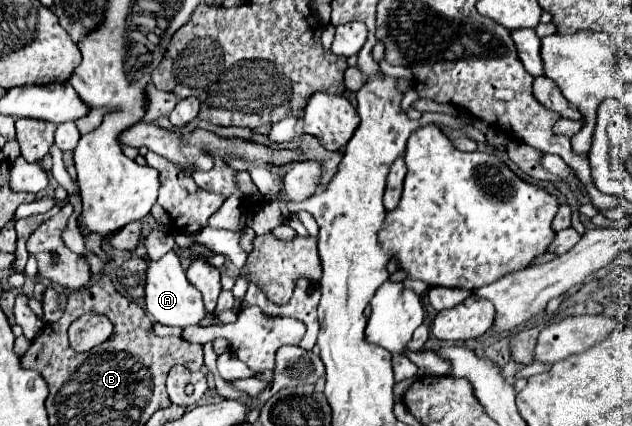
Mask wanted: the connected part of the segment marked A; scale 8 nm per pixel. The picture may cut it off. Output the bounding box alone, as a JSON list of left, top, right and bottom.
[144,251,208,327]

